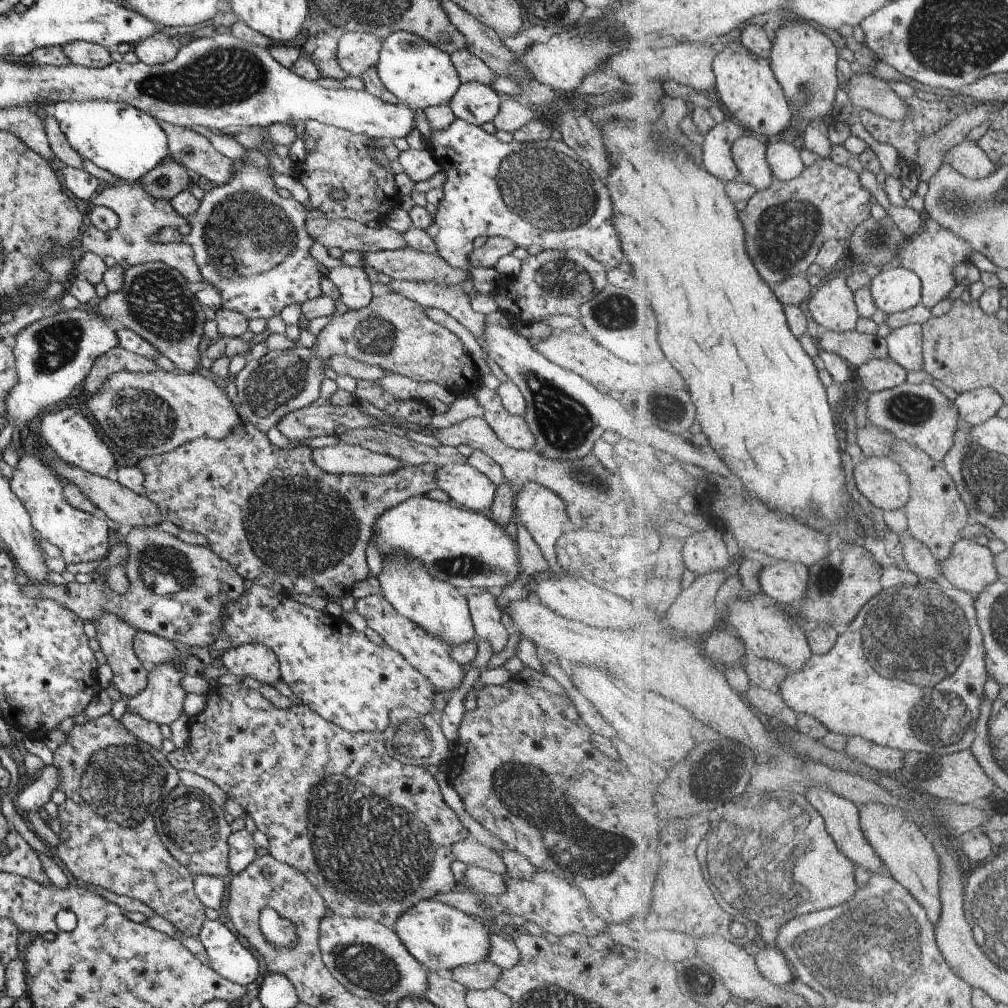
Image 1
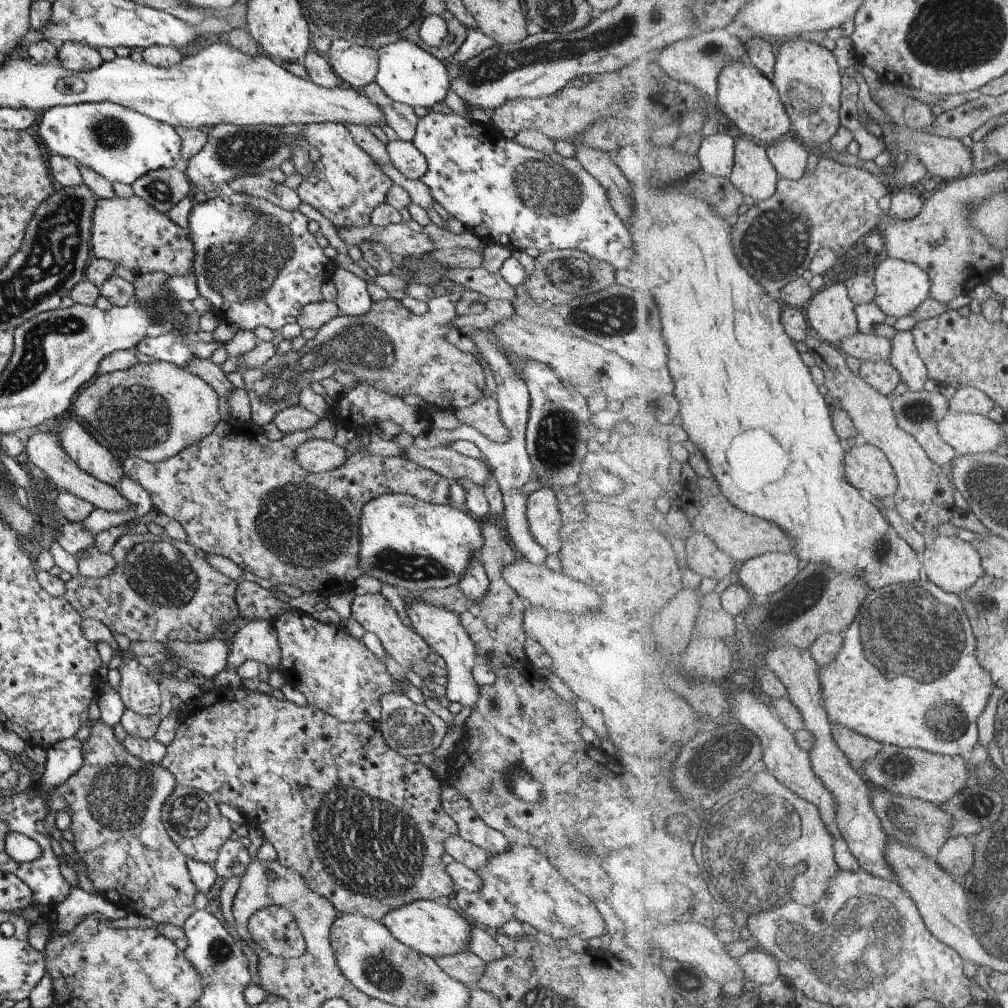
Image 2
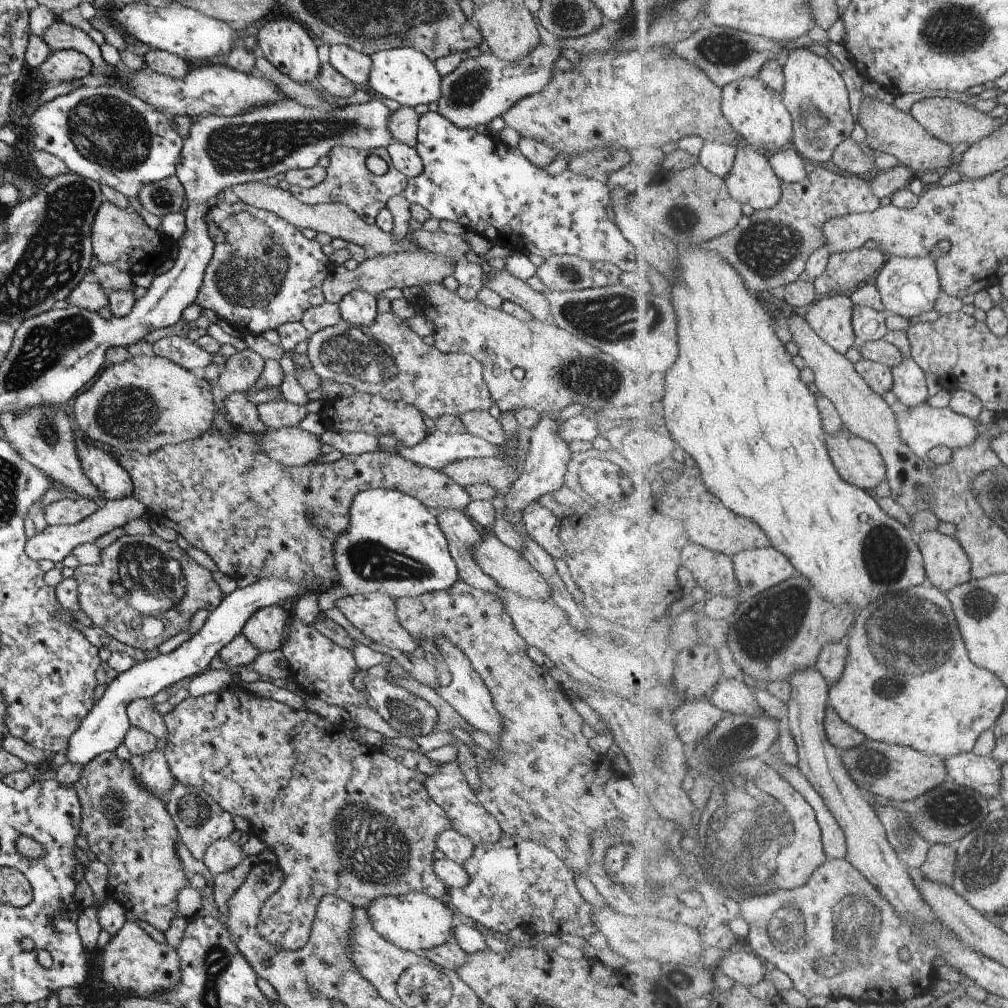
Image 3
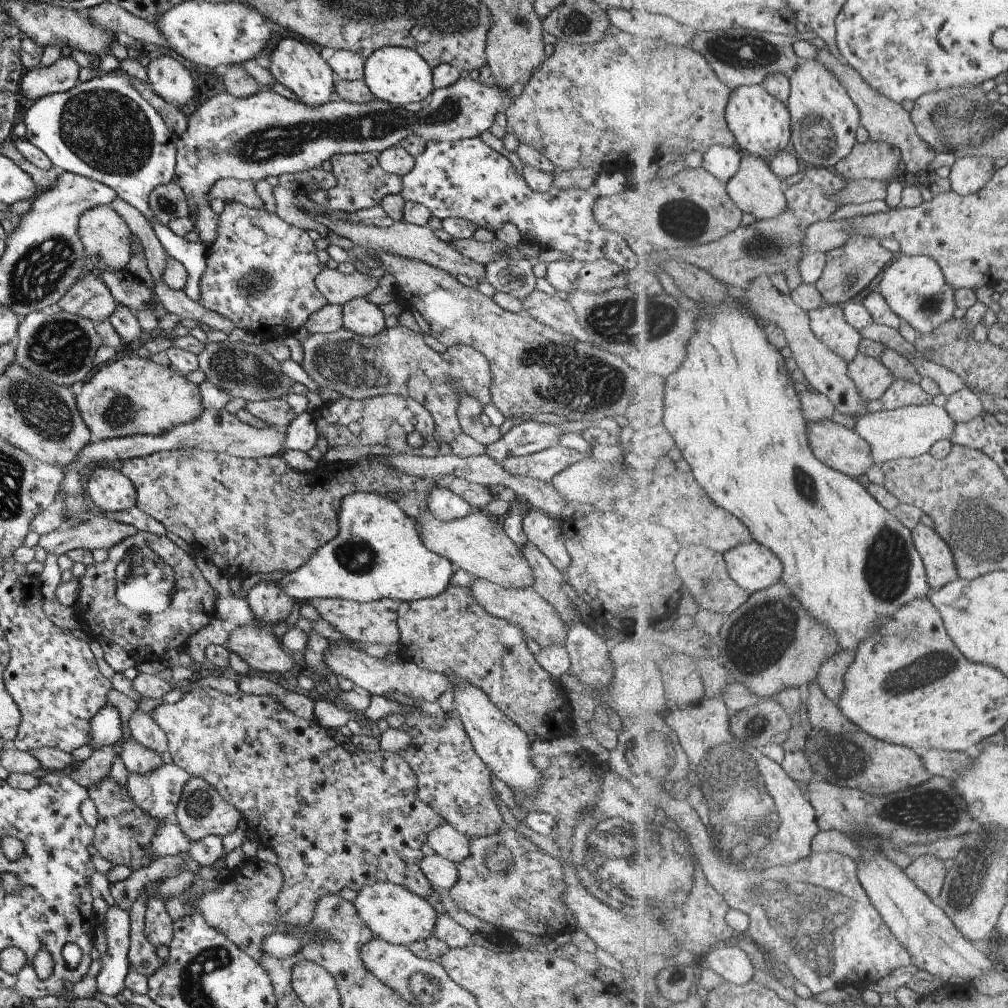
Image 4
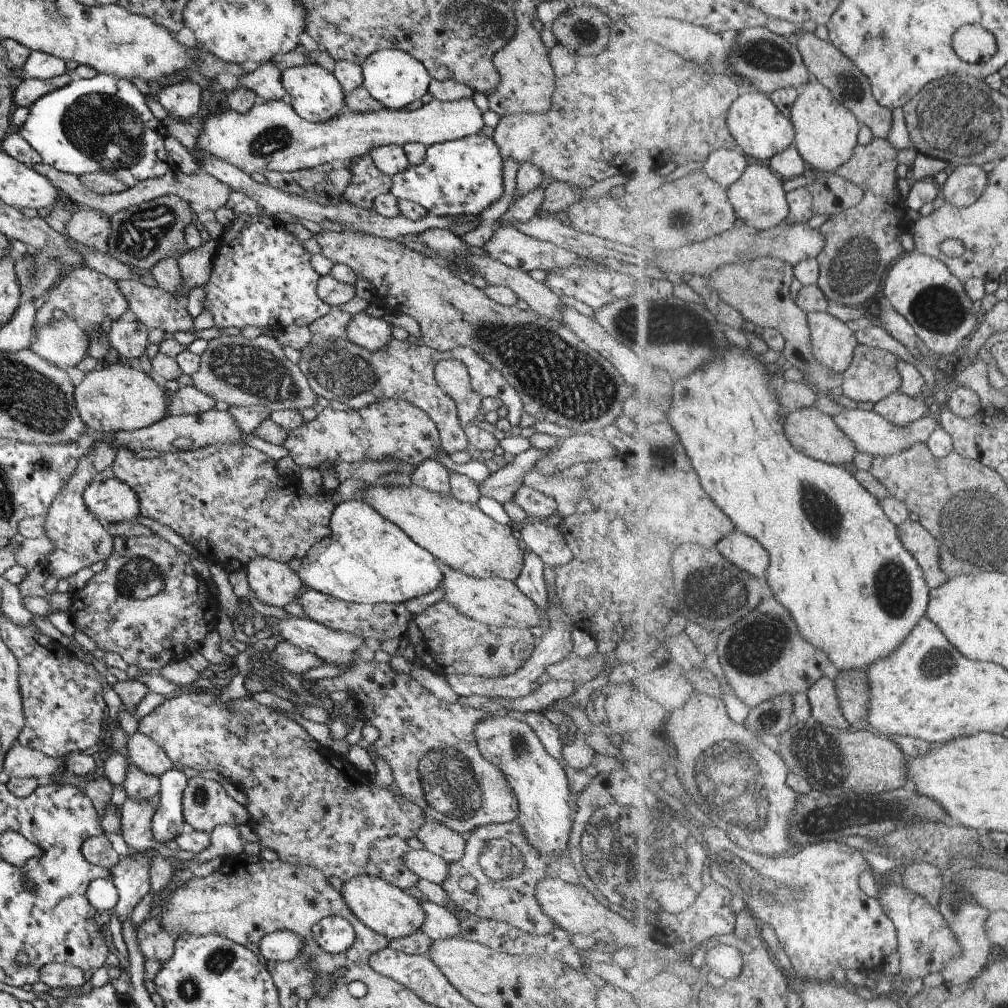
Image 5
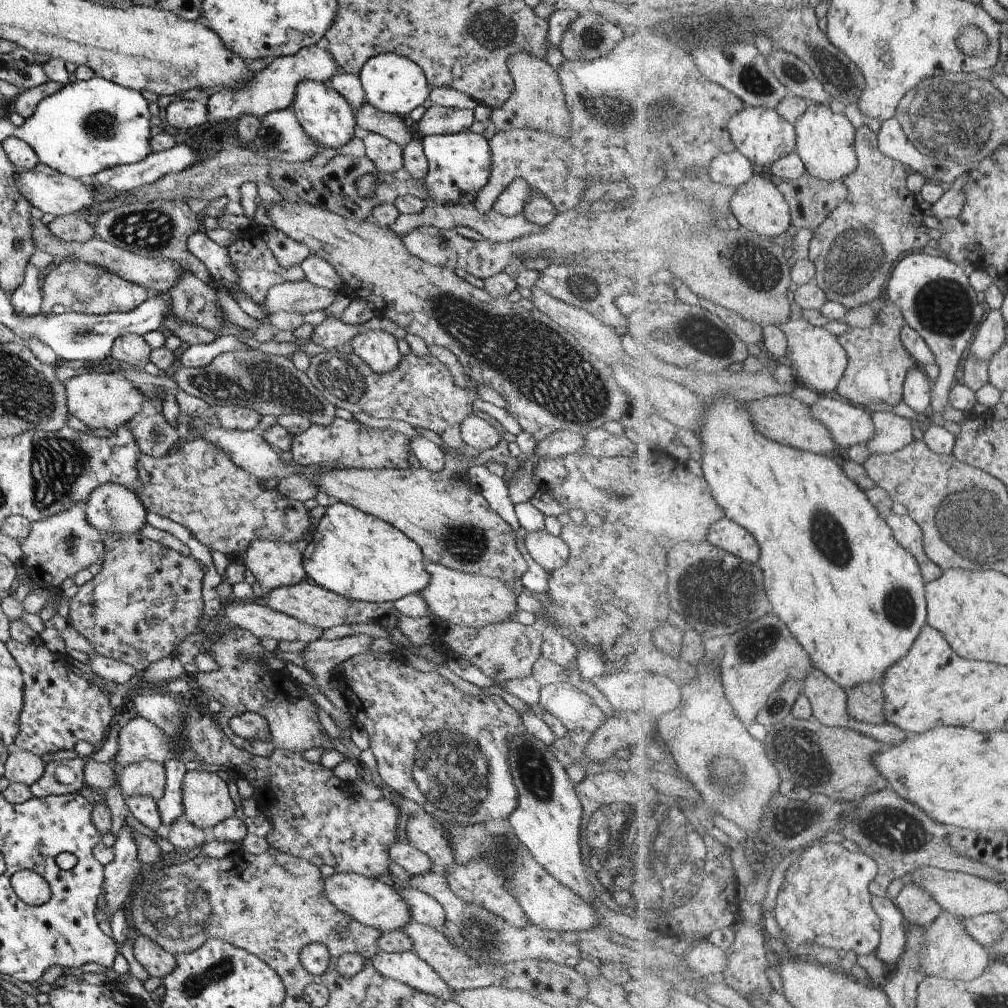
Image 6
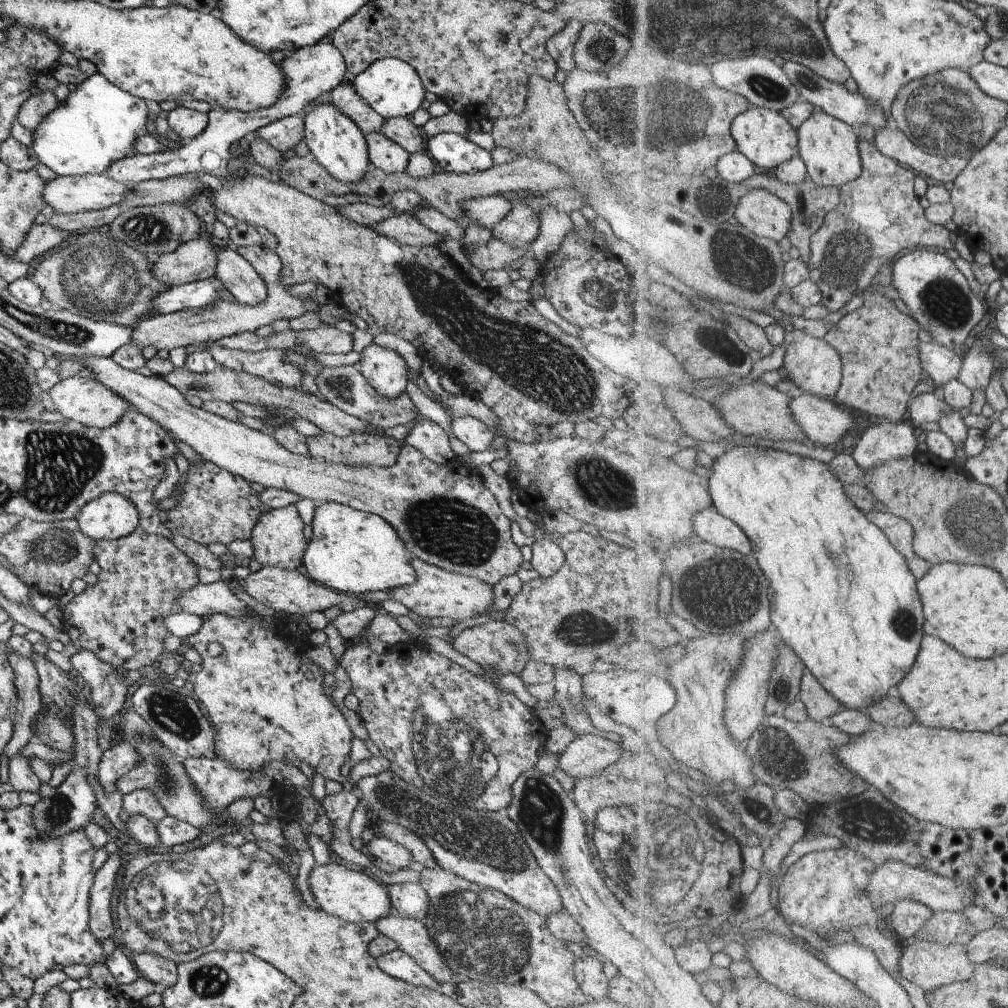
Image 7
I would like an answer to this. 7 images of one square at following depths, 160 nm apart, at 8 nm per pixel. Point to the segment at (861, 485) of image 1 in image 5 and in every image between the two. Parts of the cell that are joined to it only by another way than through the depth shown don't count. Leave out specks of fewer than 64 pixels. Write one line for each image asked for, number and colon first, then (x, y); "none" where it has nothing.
2: (868, 468)
3: (860, 462)
4: (844, 449)
5: (817, 434)

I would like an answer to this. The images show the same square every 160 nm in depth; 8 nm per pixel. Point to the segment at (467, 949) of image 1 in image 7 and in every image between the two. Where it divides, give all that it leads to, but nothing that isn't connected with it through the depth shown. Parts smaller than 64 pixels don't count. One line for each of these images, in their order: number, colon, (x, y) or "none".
2: (430, 929)
3: (415, 922)
4: (392, 913)
5: (387, 910)
6: (374, 903)
7: (352, 896)

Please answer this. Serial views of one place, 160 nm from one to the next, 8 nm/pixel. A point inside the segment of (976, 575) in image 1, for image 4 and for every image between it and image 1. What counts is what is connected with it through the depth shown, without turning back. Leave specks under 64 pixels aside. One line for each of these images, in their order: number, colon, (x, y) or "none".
2: (955, 565)
3: (947, 563)
4: (939, 558)

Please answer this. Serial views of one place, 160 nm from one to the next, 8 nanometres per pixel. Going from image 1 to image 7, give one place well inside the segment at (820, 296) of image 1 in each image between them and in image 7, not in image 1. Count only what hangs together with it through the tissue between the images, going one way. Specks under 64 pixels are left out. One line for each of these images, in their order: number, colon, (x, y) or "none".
2: (832, 313)
3: (832, 316)
4: (829, 323)
5: (834, 344)
6: (819, 360)
7: (815, 365)

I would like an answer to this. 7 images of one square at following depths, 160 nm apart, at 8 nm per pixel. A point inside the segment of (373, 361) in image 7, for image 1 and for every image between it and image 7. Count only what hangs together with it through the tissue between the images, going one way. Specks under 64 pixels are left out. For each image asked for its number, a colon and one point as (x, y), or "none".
1: (351, 282)
2: (352, 299)
3: (357, 307)
4: (360, 316)
5: (371, 334)
6: (376, 348)

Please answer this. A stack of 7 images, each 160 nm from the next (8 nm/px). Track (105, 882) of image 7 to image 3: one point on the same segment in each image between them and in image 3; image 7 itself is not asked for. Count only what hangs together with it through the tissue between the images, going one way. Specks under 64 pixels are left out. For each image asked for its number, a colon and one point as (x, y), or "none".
3: (151, 770)
4: (156, 792)
5: (135, 817)
6: (119, 875)

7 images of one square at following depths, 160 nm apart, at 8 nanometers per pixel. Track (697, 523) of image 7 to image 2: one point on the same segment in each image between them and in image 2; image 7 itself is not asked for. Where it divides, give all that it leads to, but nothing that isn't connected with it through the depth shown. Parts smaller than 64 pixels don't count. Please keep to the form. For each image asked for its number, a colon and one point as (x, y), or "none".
2: (765, 575)
3: (757, 570)
4: (755, 566)
5: (747, 553)
6: (726, 535)

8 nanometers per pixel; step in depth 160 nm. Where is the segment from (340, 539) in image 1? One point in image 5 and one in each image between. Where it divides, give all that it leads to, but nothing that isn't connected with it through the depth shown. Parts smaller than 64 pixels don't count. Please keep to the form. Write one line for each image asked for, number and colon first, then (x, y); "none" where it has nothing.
2: (235, 493)
3: (251, 515)
4: (248, 516)
5: (226, 500)

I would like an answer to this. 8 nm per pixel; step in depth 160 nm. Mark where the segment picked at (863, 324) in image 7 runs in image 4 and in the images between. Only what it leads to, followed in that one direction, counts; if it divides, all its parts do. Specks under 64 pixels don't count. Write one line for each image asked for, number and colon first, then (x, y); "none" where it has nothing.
4: (873, 378)
5: (874, 374)
6: (878, 366)

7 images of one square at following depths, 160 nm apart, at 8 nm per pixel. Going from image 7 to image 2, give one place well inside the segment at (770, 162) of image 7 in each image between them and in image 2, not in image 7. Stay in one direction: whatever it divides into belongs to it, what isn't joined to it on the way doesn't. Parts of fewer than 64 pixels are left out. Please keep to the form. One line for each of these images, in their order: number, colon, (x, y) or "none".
2: (747, 97)
3: (757, 111)
4: (762, 124)
5: (762, 131)
6: (761, 133)

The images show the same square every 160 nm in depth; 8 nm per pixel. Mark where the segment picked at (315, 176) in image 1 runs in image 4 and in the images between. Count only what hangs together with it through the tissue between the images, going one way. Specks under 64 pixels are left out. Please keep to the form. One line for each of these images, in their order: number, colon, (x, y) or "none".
2: (344, 185)
3: (347, 181)
4: (361, 183)

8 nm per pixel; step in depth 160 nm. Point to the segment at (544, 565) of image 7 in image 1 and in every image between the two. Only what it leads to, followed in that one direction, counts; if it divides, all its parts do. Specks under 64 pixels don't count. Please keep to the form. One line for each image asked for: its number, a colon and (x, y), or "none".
1: (542, 512)
2: (543, 521)
3: (537, 522)
4: (542, 530)
5: (546, 543)
6: (550, 552)

